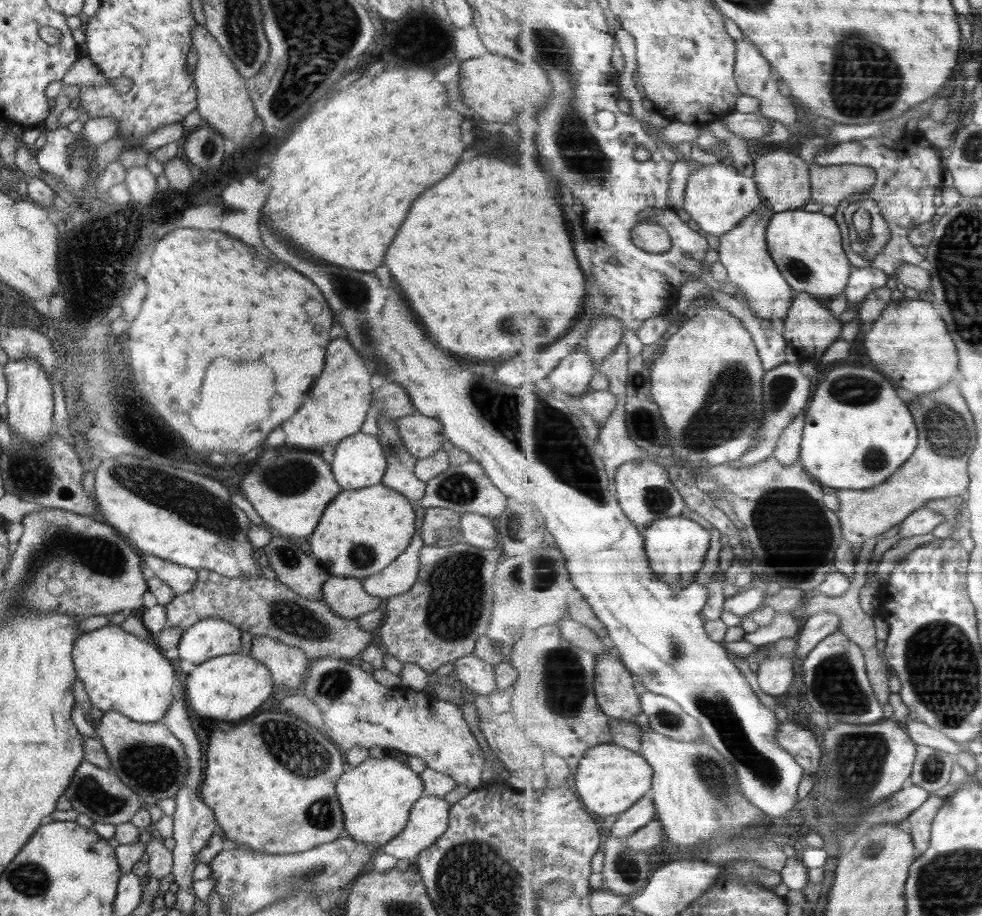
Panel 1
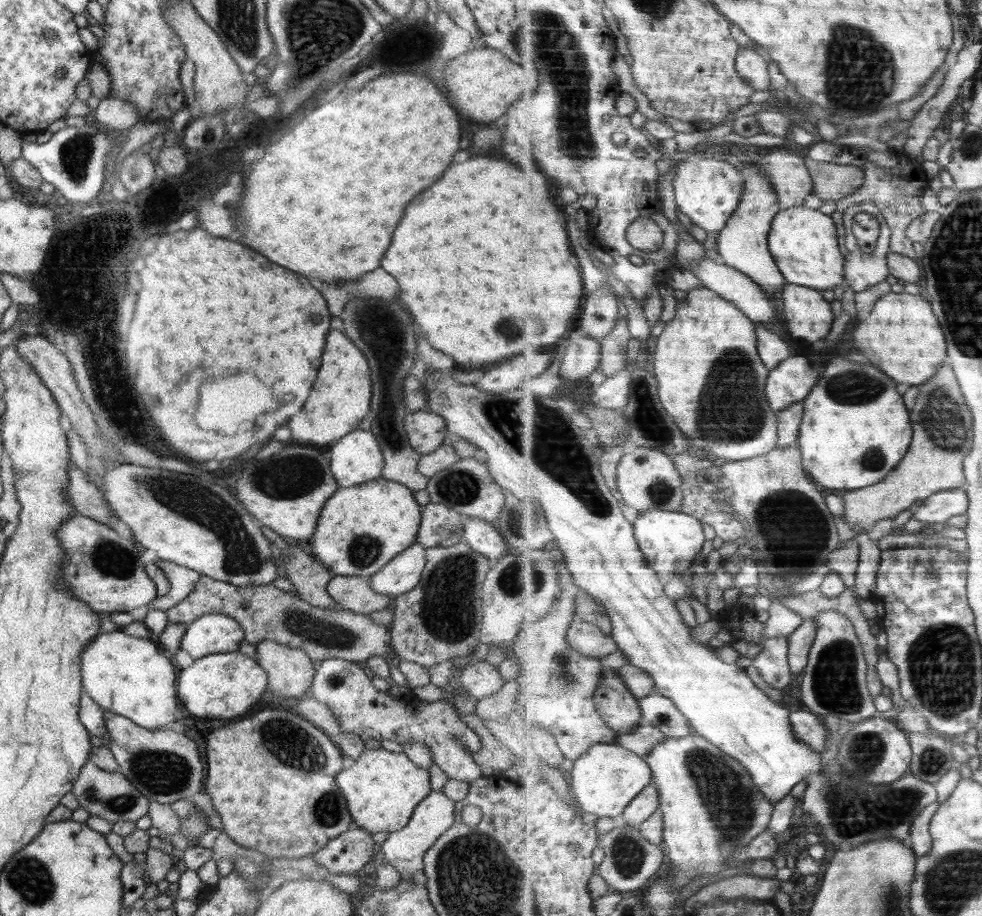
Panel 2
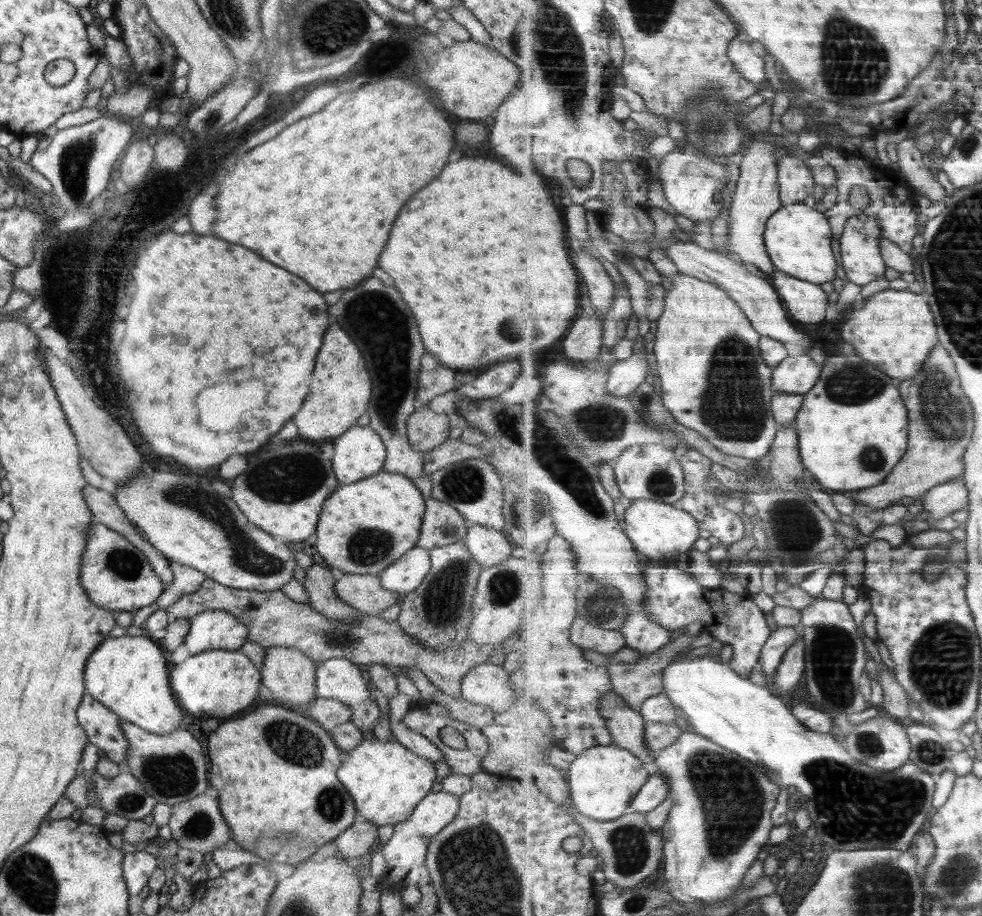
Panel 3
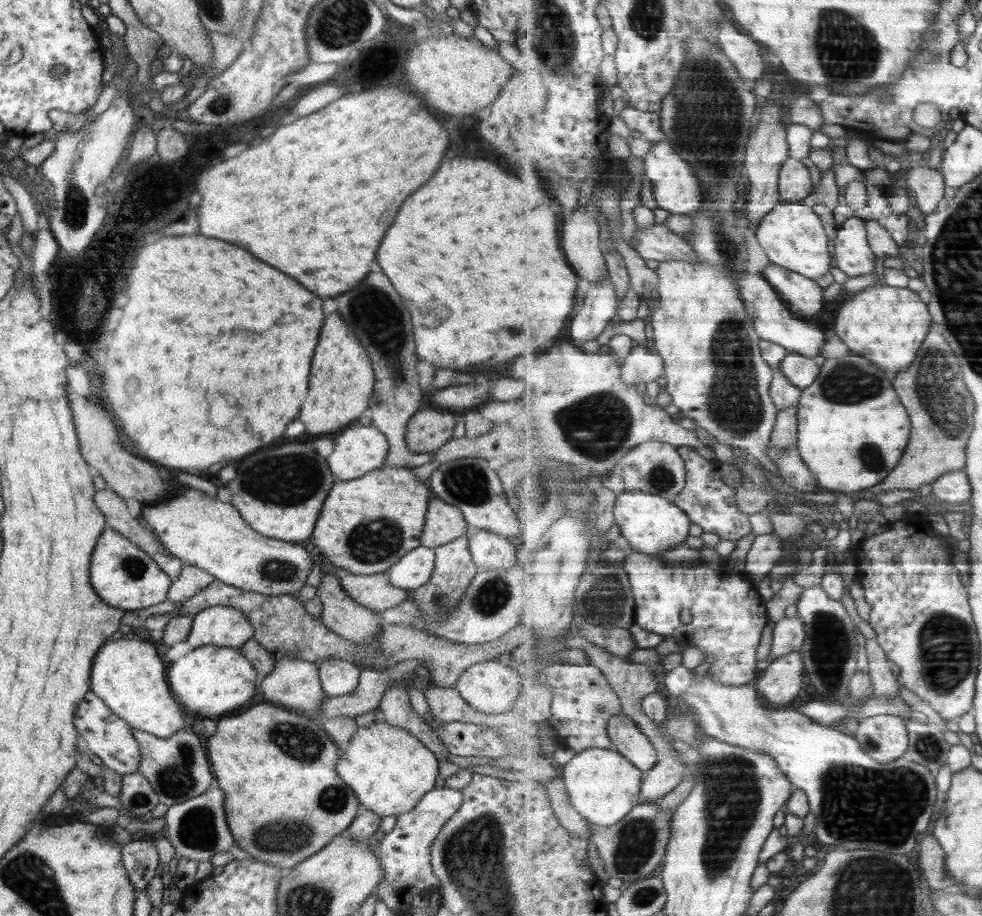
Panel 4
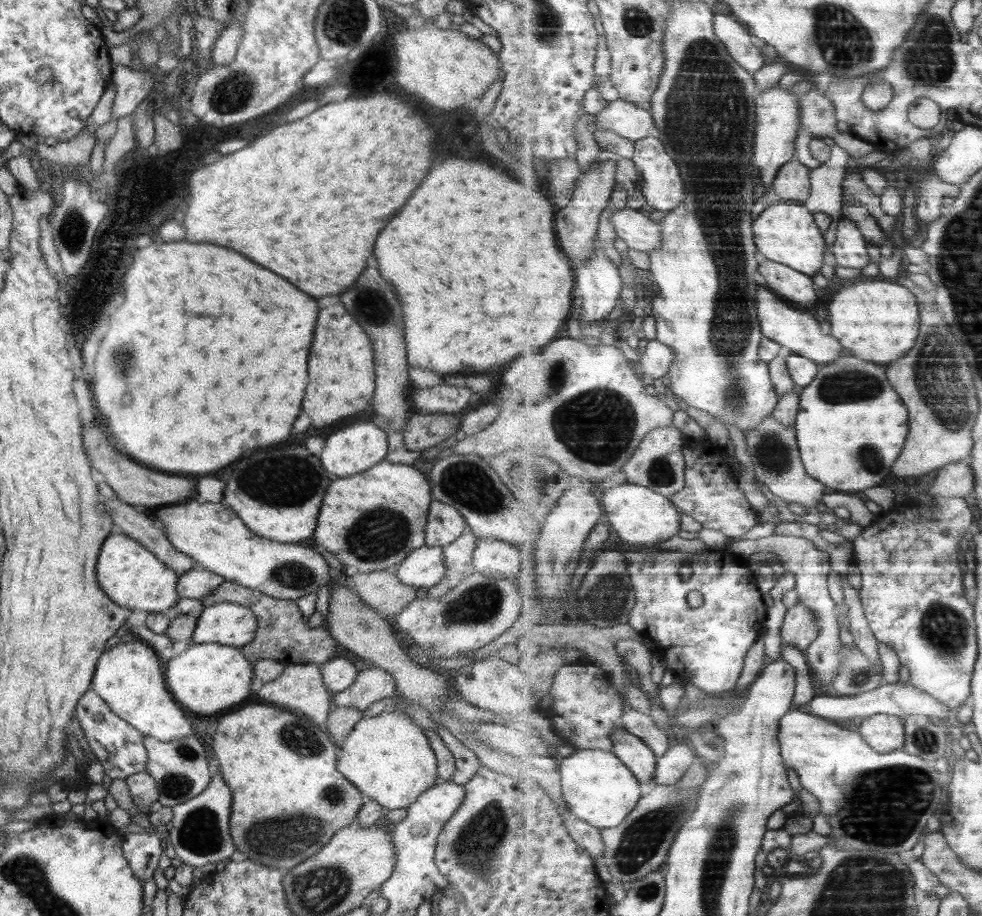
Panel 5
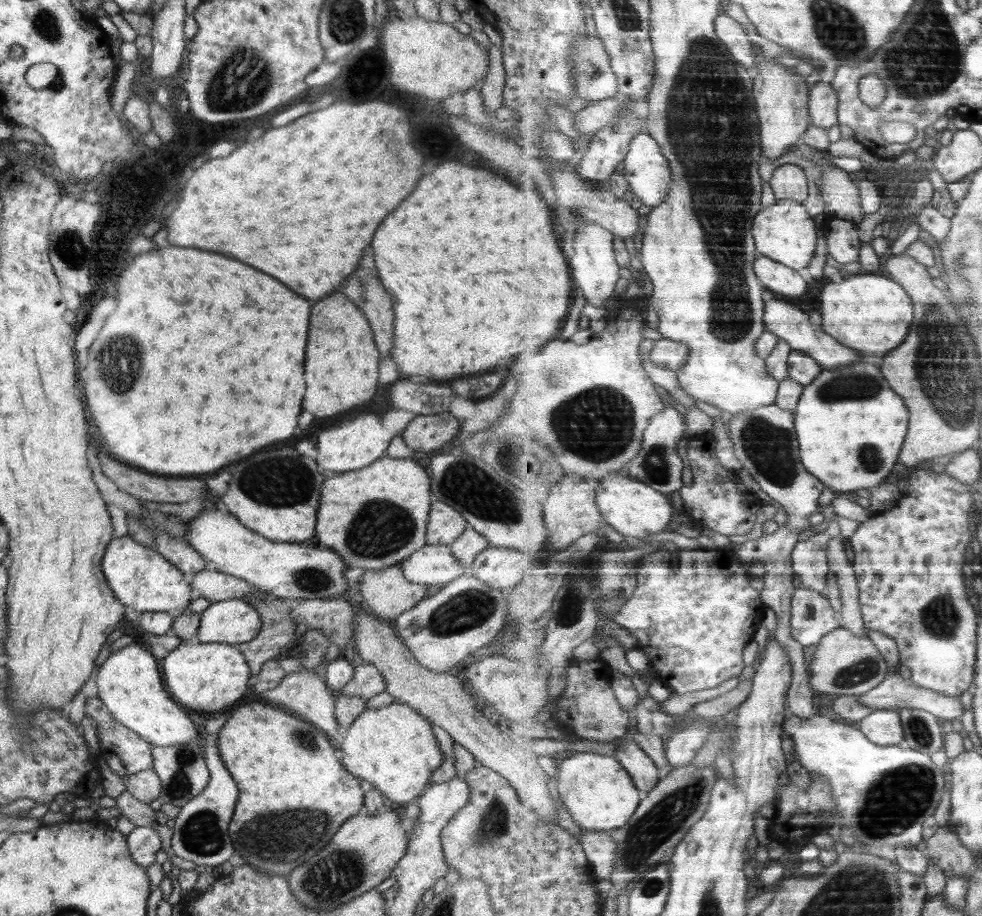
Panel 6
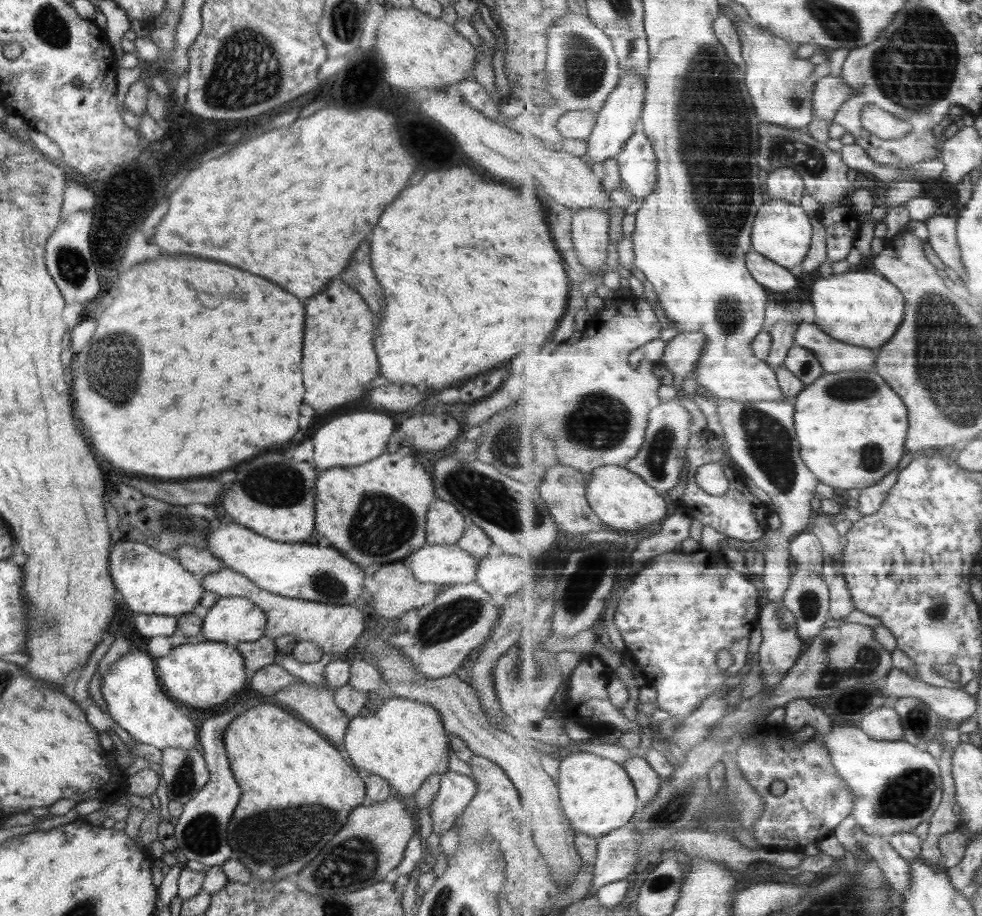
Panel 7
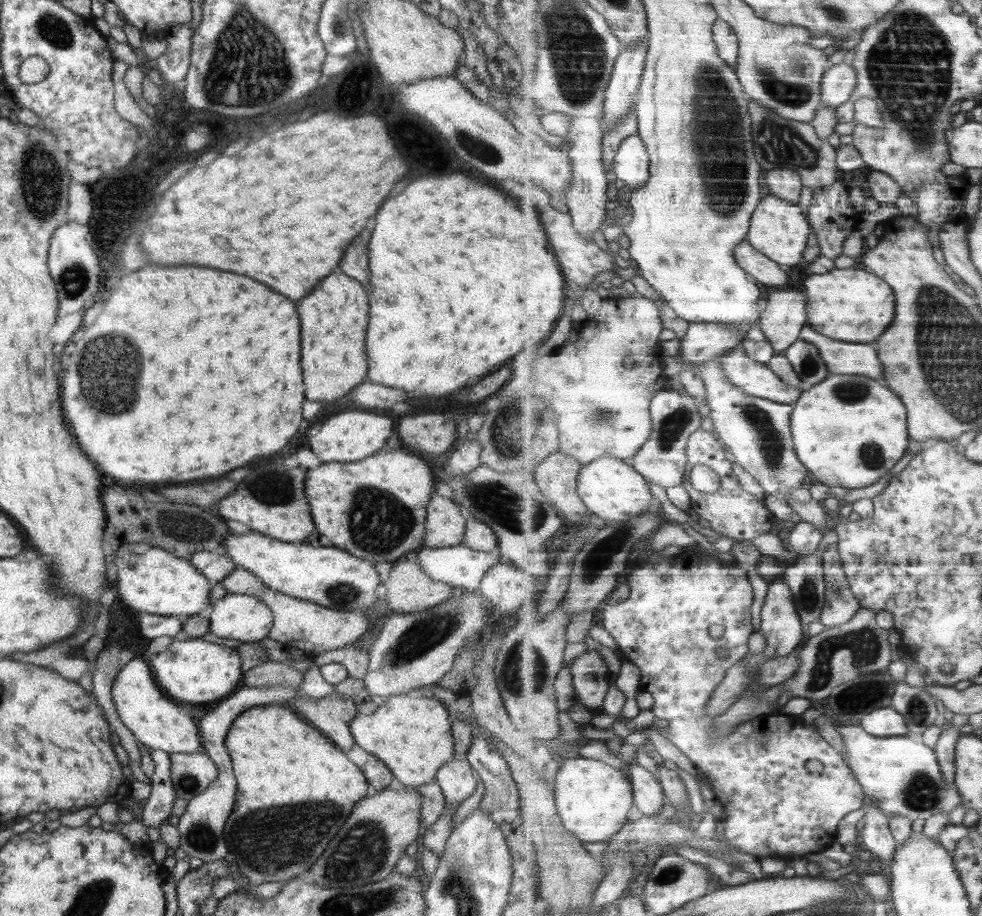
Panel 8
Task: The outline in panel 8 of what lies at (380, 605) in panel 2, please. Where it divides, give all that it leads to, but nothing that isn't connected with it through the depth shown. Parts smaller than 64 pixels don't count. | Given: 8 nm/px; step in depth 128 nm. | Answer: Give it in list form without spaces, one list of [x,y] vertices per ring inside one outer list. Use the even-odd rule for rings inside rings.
[[[398,560],[383,584],[395,614],[420,612],[453,597],[454,586],[429,578],[416,560]]]

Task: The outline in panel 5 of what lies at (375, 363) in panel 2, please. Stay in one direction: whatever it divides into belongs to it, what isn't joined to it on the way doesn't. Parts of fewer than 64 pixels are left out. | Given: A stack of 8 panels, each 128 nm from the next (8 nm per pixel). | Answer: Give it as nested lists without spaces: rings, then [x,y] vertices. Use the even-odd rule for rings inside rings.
[[[366,268],[358,278],[360,290],[348,290],[340,296],[342,304],[350,312],[362,330],[369,336],[376,362],[376,392],[372,398],[372,410],[381,418],[390,417],[392,424],[401,428],[409,413],[413,412],[409,401],[412,382],[409,377],[406,346],[404,346],[404,314],[396,300],[396,294],[382,280],[376,268]]]

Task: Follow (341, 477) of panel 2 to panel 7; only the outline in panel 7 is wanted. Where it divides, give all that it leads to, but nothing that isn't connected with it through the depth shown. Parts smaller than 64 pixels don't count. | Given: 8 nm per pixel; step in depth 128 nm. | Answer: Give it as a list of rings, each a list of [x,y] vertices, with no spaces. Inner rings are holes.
[[[352,412],[332,418],[328,424],[314,432],[314,464],[318,468],[358,466],[384,454],[390,436],[394,432],[394,420],[385,414],[374,412]]]

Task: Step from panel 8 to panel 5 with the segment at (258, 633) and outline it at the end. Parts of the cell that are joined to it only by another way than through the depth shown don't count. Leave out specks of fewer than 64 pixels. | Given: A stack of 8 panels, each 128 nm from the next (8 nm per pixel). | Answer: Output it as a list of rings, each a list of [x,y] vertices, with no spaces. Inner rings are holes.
[[[222,602],[203,607],[197,612],[192,641],[197,644],[217,643],[242,648],[257,632],[256,615],[240,604]]]

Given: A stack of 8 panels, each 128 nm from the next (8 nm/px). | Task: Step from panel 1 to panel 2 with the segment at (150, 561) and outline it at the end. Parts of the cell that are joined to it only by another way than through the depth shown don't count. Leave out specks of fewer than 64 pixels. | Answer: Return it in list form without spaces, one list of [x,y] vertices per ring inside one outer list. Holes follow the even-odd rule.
[[[160,558],[157,560],[157,565],[166,575],[171,587],[168,594],[156,598],[156,603],[152,605],[152,608],[167,611],[176,606],[181,600],[184,600],[192,592],[201,574],[191,568],[186,568]]]

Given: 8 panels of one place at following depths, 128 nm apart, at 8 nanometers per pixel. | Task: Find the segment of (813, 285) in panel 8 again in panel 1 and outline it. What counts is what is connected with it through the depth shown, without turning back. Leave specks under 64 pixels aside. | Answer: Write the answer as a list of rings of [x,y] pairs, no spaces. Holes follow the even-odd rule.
[[[905,298],[891,301],[866,336],[872,360],[906,390],[930,394],[942,390],[960,374],[958,346],[932,302]]]

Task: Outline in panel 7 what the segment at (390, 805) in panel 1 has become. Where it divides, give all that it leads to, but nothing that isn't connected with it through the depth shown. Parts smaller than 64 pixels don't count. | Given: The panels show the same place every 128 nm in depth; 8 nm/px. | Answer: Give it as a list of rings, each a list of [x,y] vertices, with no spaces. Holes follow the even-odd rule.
[[[390,697],[375,714],[364,711],[351,719],[343,745],[358,772],[364,769],[381,776],[397,790],[398,797],[403,798],[416,794],[430,775],[442,775],[449,770],[450,746],[446,734],[441,714],[430,705]]]

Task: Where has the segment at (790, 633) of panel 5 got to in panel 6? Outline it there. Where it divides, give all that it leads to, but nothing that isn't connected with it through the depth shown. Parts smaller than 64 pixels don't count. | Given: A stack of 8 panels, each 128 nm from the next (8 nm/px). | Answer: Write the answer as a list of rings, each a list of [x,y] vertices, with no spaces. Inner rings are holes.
[[[799,583],[793,598],[793,636],[804,647],[814,646],[839,630],[841,613],[831,603],[828,592],[818,592]]]

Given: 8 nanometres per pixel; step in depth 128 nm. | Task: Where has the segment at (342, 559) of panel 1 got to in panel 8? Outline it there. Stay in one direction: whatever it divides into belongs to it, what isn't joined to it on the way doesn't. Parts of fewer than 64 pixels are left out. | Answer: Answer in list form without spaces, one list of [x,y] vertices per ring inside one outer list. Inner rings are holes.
[[[400,450],[380,452],[372,458],[356,462],[322,463],[306,472],[306,496],[312,506],[312,518],[316,530],[332,540],[336,548],[342,548],[352,556],[376,565],[377,562],[396,561],[416,548],[423,546],[425,520],[430,494],[434,492],[434,478],[424,460]]]

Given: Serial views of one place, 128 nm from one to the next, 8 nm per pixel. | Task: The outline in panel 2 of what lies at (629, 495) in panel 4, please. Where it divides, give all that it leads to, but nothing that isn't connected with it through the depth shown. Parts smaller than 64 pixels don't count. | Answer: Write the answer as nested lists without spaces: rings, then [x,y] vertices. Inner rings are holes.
[[[653,508],[646,514],[640,513],[634,524],[644,554],[664,580],[681,576],[682,572],[693,572],[693,564],[708,542],[704,534],[704,522],[682,510],[670,512]]]

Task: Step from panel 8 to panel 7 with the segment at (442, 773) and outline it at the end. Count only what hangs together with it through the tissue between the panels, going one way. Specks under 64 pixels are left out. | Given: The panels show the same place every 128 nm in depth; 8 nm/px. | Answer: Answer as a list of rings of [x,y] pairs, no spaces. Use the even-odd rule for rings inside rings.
[[[448,770],[441,776],[439,791],[429,806],[430,818],[433,822],[433,833],[443,835],[452,828],[455,820],[474,798],[477,788],[475,781],[464,774]]]

